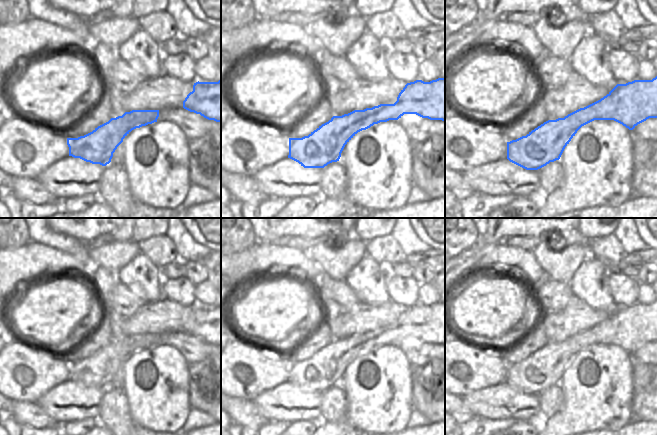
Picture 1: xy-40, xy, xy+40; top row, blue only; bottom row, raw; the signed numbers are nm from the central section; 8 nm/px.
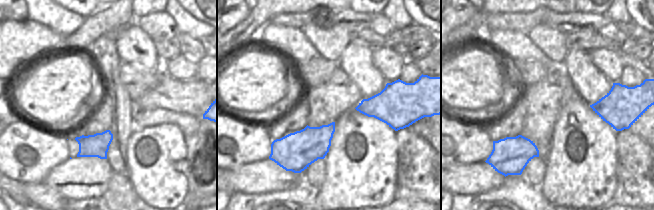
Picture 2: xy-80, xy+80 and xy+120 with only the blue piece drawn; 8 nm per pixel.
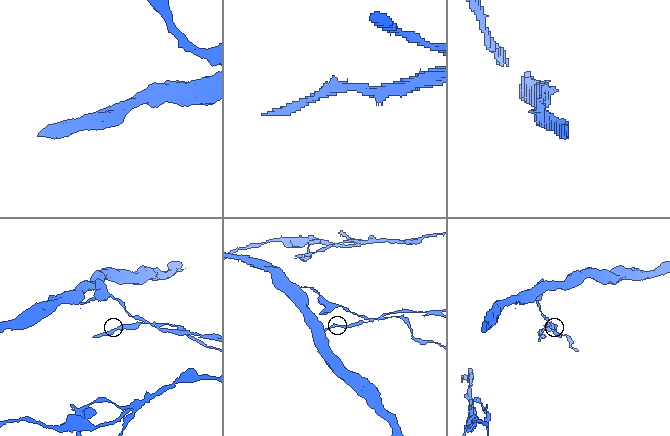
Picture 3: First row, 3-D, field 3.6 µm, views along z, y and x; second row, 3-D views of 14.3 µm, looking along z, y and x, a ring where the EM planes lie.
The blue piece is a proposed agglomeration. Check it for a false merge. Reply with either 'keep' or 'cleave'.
keep

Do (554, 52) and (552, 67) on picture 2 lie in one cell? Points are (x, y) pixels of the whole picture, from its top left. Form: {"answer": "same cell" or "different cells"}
{"answer": "different cells"}

